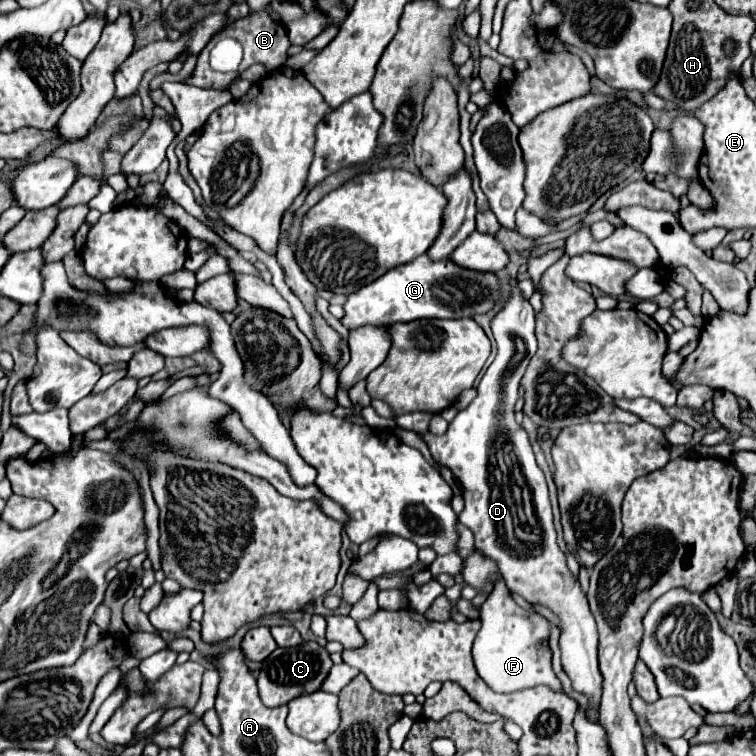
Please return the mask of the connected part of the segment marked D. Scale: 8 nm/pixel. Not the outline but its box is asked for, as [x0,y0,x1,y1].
[424,278,602,724]

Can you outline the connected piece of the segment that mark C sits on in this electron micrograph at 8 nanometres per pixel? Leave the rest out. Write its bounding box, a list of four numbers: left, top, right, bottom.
[258,642,332,706]

